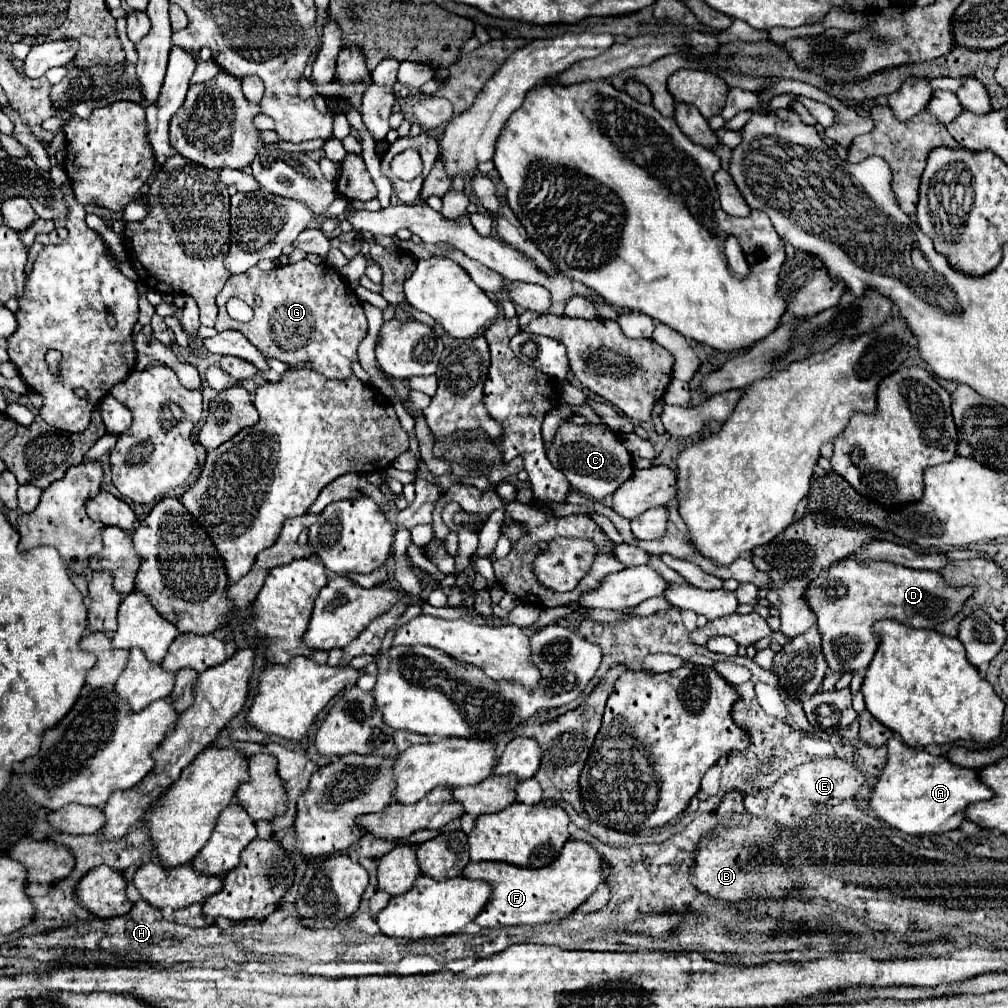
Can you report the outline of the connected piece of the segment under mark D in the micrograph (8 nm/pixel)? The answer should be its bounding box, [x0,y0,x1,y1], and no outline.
[806,559,974,671]

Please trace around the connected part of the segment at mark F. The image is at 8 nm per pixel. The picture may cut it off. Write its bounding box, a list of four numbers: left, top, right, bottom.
[462,839,604,927]

